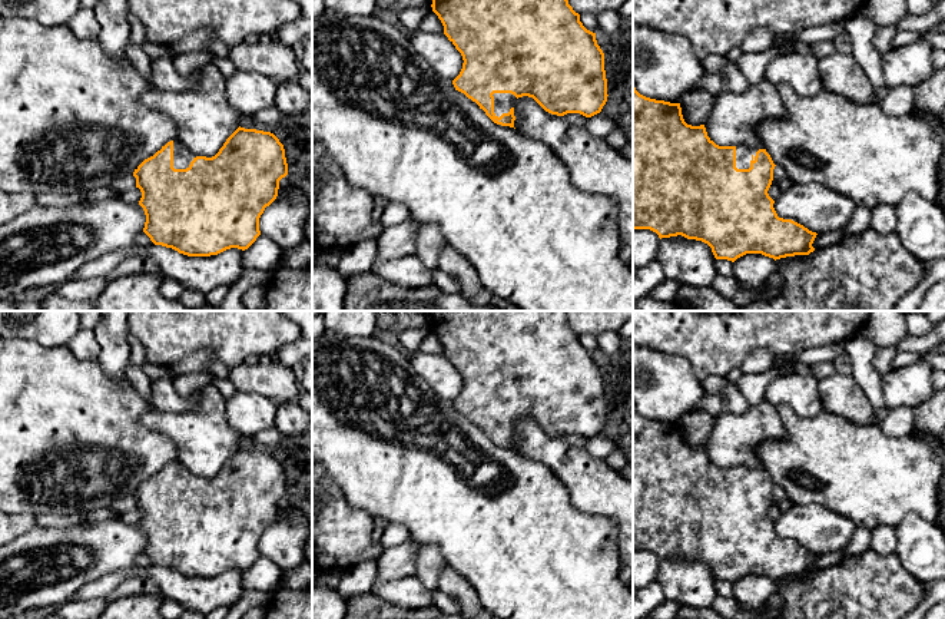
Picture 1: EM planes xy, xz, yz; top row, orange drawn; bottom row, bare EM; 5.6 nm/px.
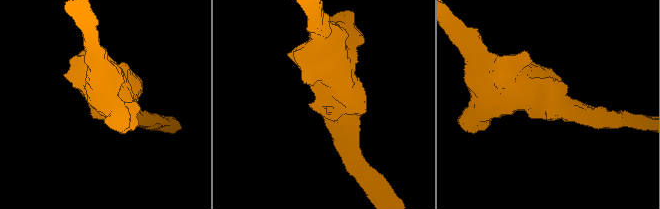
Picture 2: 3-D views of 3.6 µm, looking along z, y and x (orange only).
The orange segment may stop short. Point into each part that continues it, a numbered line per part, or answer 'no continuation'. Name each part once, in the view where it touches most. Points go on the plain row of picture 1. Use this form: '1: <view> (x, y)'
1: yz (743, 474)

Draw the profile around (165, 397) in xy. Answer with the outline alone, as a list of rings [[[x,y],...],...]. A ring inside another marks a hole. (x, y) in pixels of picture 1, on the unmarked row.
[[[163,377],[156,381],[152,381],[150,404],[160,411],[169,413],[190,411],[198,406],[198,403],[199,391],[195,391],[188,397],[182,397],[176,391],[173,380]]]

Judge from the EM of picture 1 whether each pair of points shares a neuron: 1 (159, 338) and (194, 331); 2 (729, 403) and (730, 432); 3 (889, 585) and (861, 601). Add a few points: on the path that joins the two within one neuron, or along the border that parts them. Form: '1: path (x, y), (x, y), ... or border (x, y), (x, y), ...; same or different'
1: path (168, 331), (185, 331); same
2: border (750, 406), (740, 413), (722, 411), (713, 417); different
3: path (882, 592), (868, 595); same

